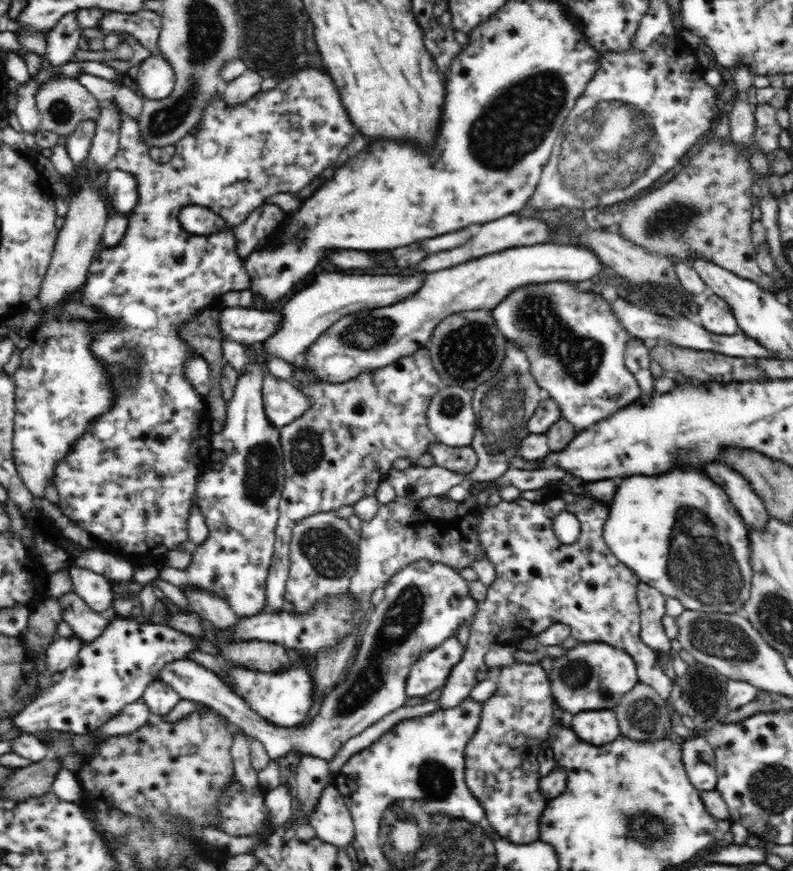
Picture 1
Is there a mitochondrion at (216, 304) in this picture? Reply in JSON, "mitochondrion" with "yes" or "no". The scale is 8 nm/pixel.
{"mitochondrion":"no"}

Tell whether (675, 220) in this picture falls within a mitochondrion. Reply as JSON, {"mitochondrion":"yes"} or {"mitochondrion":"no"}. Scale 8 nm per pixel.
{"mitochondrion":"yes"}

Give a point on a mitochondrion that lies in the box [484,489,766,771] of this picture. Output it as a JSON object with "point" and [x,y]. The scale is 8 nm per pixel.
{"point":[704,566]}

